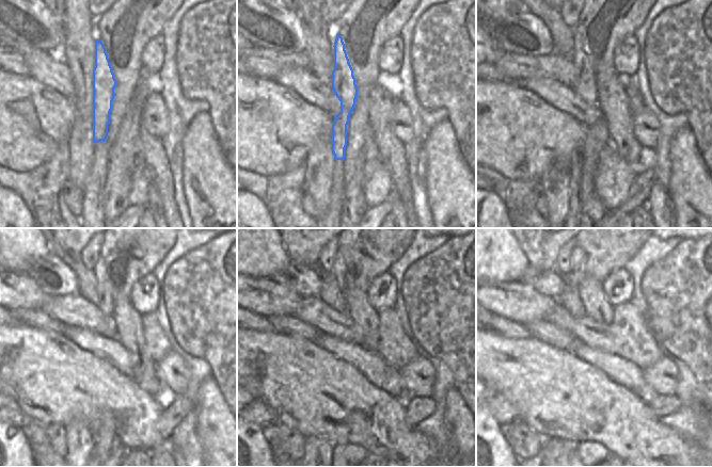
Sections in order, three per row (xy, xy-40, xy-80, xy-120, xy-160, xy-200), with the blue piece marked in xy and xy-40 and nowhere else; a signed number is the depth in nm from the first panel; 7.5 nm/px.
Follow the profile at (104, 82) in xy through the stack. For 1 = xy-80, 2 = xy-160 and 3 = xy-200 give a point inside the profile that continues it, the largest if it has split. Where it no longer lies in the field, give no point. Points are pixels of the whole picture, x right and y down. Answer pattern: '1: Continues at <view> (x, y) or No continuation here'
1: Continues at xy-80 (585, 86)
2: Continues at xy-160 (338, 267)
3: Continues at xy-200 (578, 256)

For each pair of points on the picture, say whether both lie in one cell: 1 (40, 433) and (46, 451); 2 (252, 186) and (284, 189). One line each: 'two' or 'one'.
1: one
2: two

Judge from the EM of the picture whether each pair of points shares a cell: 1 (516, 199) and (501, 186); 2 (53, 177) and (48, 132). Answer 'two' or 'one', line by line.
1: two
2: two

